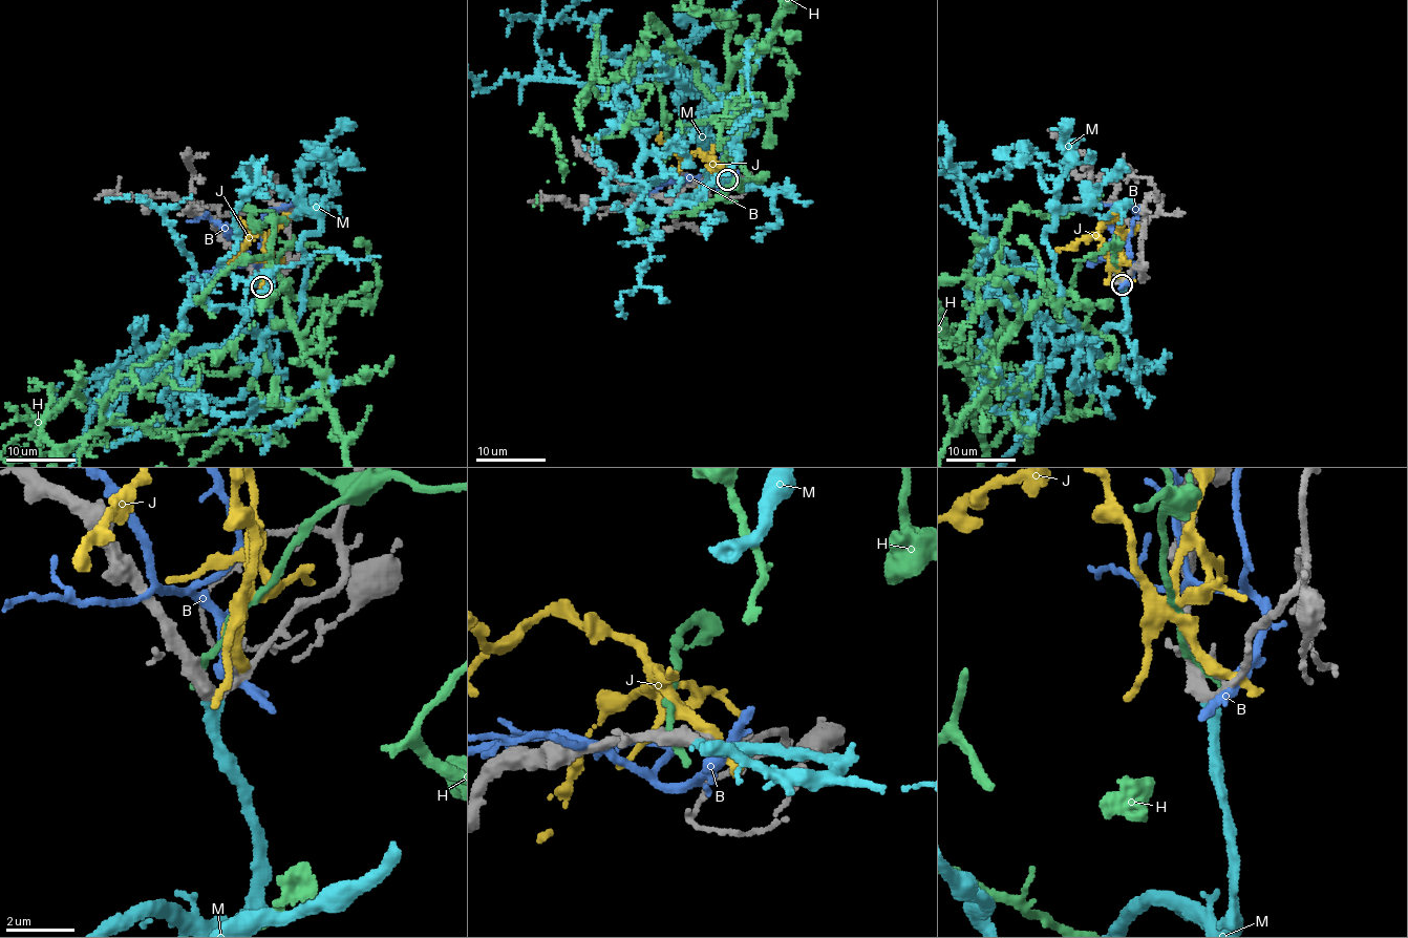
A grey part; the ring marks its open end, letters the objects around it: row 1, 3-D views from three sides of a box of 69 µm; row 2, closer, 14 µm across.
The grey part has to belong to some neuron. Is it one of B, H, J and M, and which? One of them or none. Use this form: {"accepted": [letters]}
{"accepted": ["M"]}

